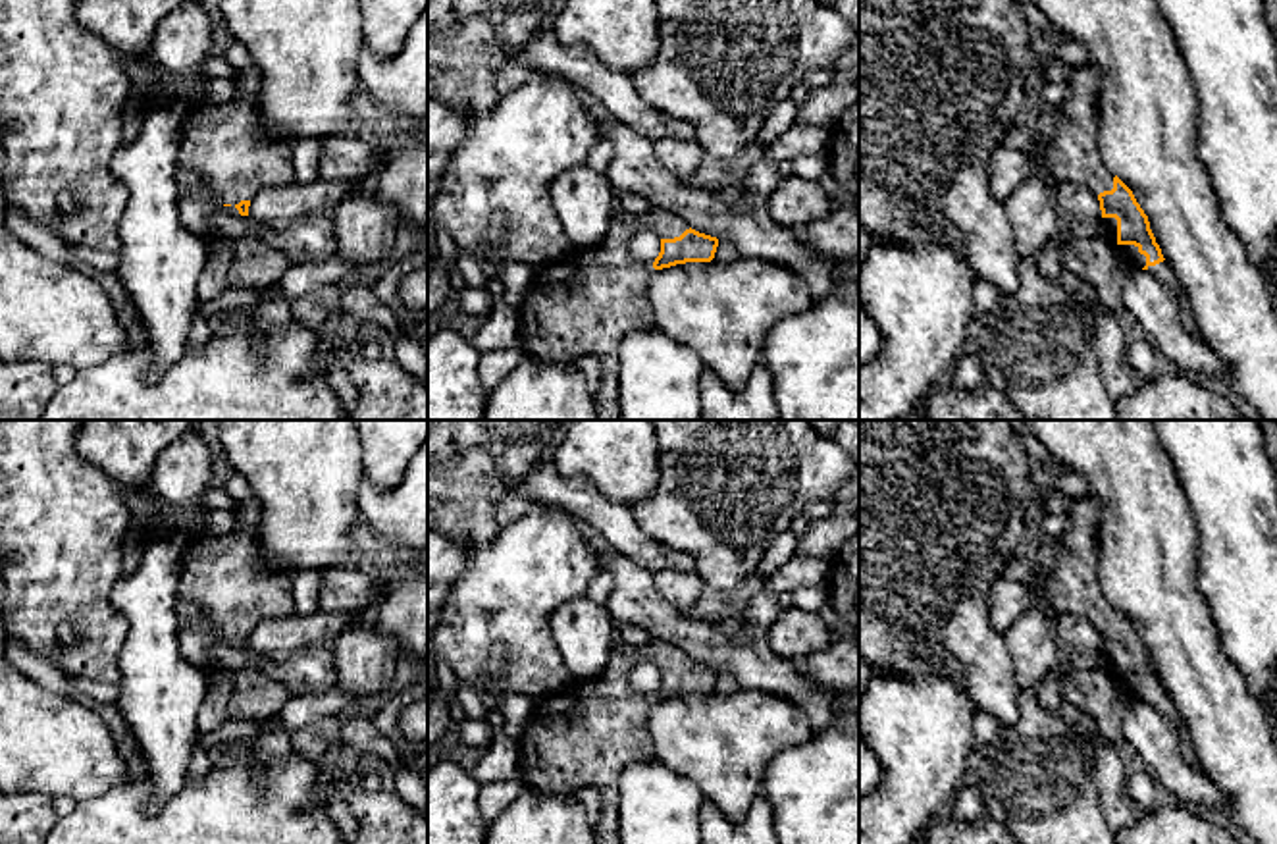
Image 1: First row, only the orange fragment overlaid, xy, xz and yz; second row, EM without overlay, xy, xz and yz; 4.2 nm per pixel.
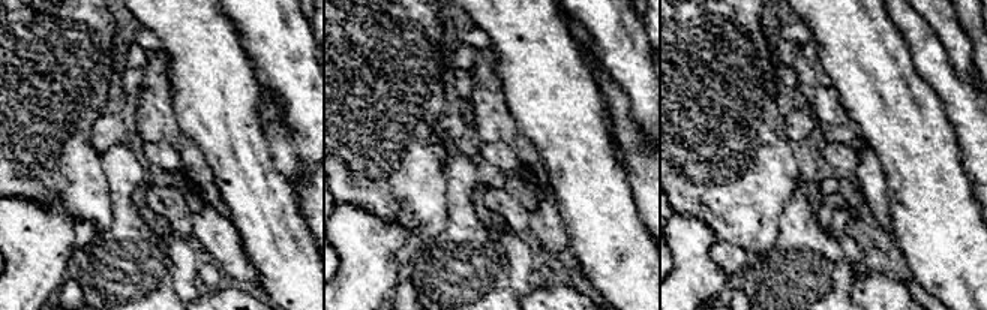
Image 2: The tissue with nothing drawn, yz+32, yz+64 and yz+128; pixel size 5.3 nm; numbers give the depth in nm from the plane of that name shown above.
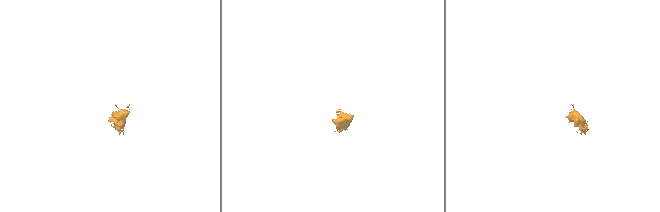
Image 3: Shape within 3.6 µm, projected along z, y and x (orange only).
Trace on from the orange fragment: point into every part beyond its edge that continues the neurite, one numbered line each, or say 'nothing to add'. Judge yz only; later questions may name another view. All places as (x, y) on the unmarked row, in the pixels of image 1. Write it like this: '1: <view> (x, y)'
1: yz (1071, 586)
2: yz (1137, 692)

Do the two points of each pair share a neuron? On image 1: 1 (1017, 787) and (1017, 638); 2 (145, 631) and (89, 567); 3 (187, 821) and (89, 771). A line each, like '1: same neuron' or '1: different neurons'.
1: same neuron
2: different neurons
3: different neurons

